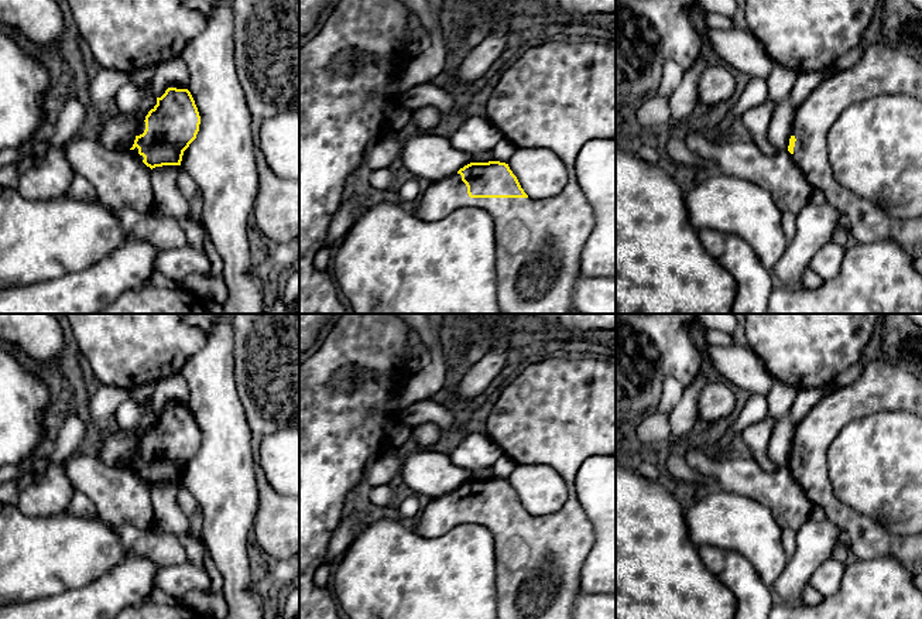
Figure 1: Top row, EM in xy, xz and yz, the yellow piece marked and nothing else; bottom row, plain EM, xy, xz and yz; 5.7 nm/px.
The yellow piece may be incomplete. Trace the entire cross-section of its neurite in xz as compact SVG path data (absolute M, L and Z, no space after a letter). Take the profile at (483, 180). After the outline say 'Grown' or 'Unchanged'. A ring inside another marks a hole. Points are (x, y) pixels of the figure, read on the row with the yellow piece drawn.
M592 40L535 42L501 73L484 116L517 147L553 151L568 170L565 188L555 196L531 199L508 164L470 163L450 177L432 181L414 213L435 222L460 208L487 211L494 220L498 314L570 314L582 250L596 225L594 209L576 179L576 157L589 140L616 140L616 47Z. Grown

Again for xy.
M168 88L140 122L134 150L151 170L181 165L184 151L196 138L200 116L188 89Z. Grown

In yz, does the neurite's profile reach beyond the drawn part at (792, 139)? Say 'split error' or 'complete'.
split error

